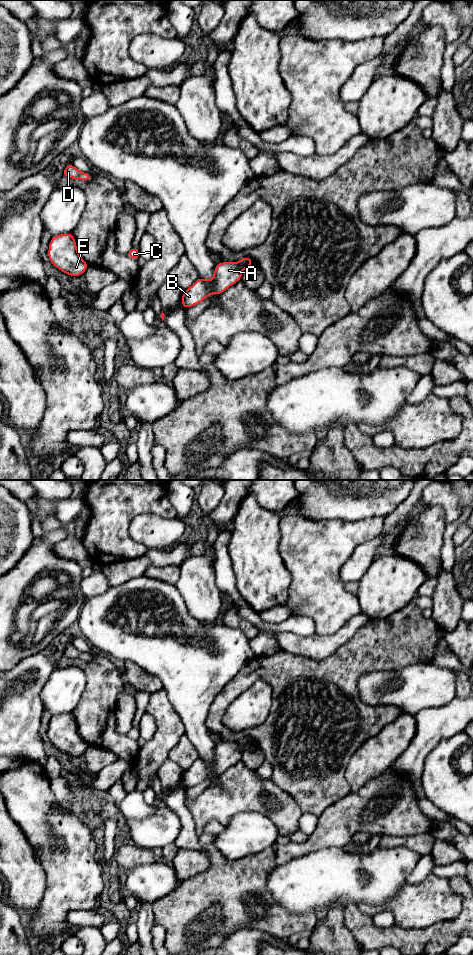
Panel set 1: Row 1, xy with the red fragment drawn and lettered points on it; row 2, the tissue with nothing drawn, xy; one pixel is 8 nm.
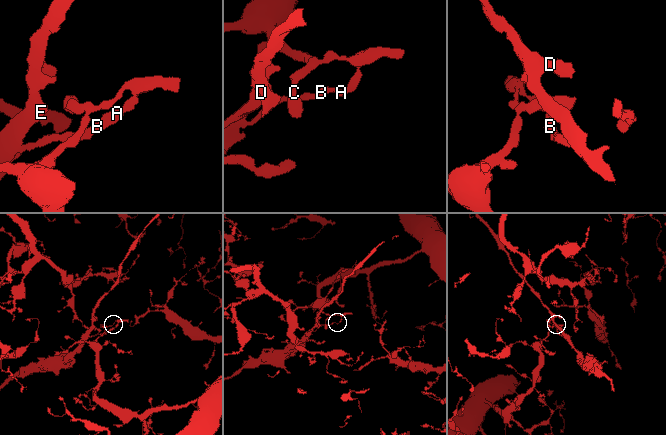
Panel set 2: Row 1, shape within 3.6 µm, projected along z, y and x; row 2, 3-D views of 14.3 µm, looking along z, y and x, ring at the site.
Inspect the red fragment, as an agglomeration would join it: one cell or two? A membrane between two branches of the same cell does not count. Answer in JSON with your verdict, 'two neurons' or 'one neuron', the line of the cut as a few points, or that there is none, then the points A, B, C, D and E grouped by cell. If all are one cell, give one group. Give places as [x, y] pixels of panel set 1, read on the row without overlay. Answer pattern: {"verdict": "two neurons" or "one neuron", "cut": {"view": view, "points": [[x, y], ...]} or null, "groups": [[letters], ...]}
{"verdict": "two neurons", "cut": {"view": "xy", "points": [[237, 743], [242, 749]]}, "groups": [["A", "B", "D", "E"], ["C"]]}

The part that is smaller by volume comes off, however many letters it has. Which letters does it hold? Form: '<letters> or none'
A, B, D, E

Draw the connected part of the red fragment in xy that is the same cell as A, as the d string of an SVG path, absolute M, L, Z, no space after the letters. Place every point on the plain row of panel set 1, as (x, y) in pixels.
M220 742L214 748L213 760L209 761L205 758L199 757L193 765L183 771L181 785L186 790L194 785L204 781L210 774L222 774L226 769L231 767L234 763L241 761L243 749L235 742Z

